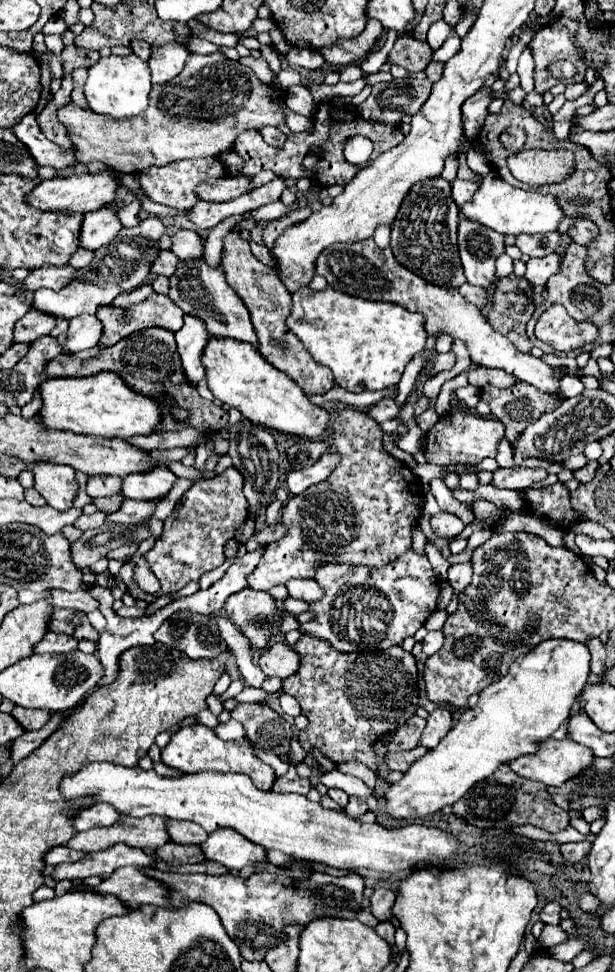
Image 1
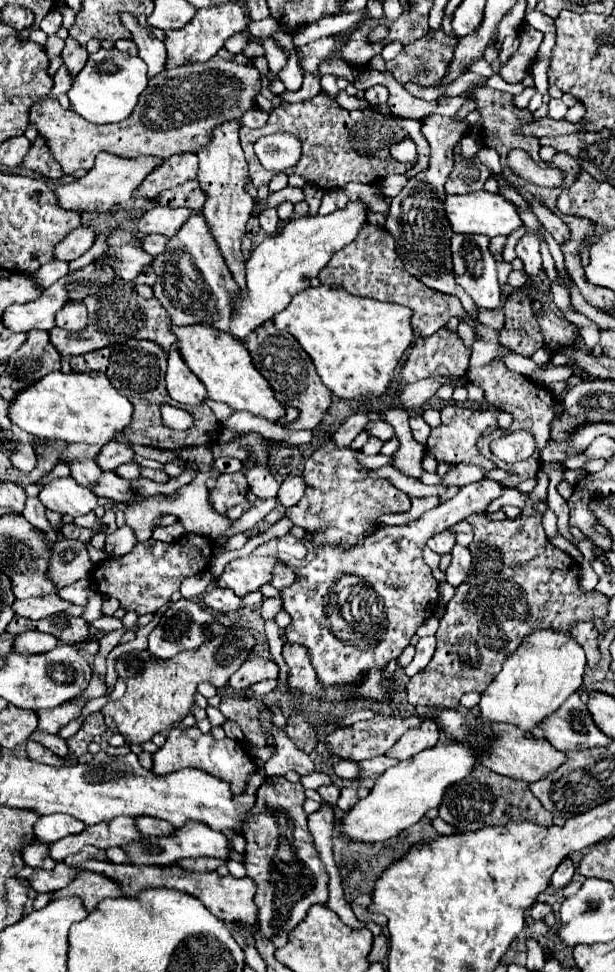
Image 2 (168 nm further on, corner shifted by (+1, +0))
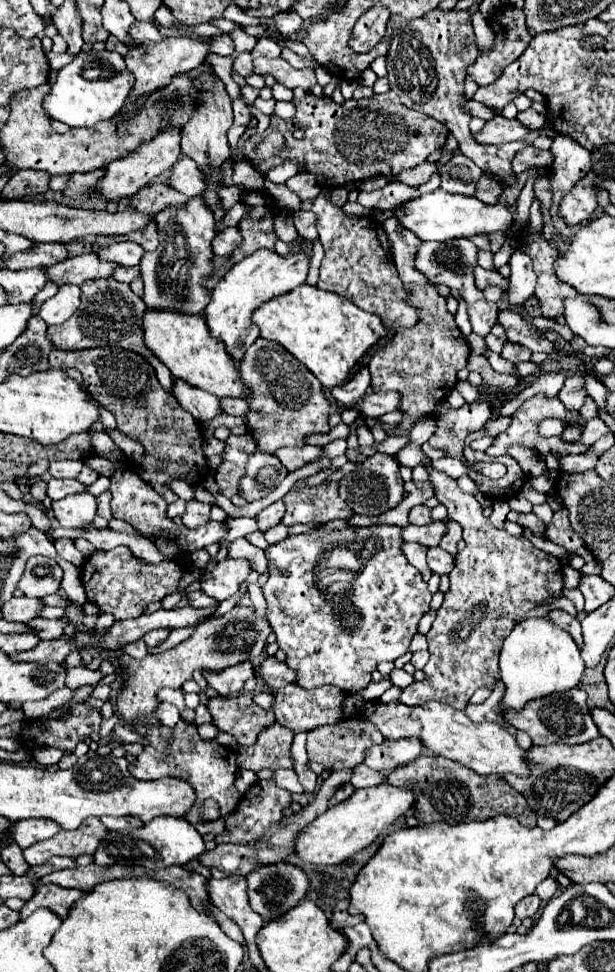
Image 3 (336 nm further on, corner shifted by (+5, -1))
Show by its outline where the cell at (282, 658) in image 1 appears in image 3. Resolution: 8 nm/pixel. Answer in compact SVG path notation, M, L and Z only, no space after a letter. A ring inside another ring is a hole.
M250 661L238 663L230 669L224 669L222 673L202 673L212 689L216 689L220 695L238 695L242 691L242 685L256 675L254 665Z

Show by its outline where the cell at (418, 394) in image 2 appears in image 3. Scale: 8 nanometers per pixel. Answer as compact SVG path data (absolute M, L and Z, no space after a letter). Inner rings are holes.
M380 391L380 393L366 395L356 407L360 409L362 415L378 419L378 417L398 409L400 403L402 403L402 395L398 391Z

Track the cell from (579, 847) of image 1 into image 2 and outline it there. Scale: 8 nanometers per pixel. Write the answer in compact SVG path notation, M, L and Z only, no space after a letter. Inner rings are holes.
M564 860L558 868L556 868L556 872L552 874L552 886L554 888L564 888L570 880L572 880L572 876L574 876L574 872L576 872L576 868L574 868L574 864L572 864L572 860Z

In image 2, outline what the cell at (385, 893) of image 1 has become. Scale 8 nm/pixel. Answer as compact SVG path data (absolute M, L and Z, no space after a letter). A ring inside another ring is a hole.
M370 894L356 896L356 898L350 902L356 918L358 918L360 922L376 922L376 924L380 924L380 926L386 926L386 916L368 912L368 904L370 904Z

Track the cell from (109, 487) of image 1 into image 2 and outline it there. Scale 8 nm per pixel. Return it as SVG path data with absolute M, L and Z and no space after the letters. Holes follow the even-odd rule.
M72 460L68 466L70 466L70 476L80 486L92 486L102 474L100 466L94 460Z

